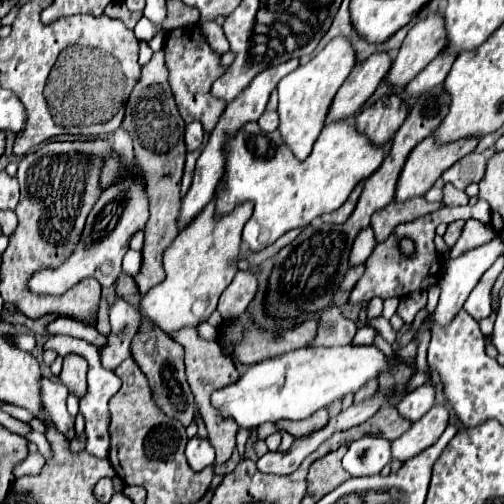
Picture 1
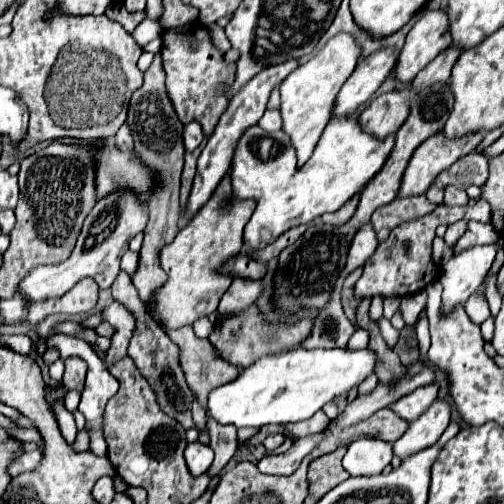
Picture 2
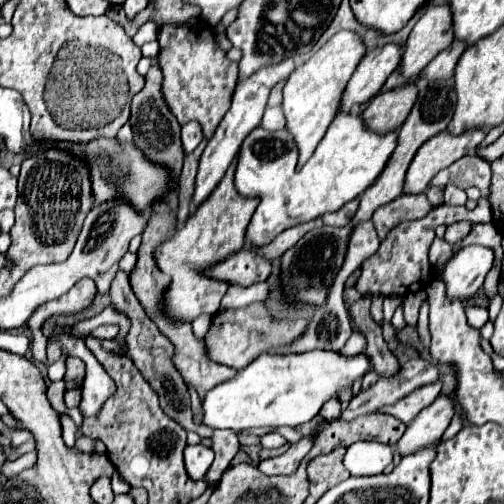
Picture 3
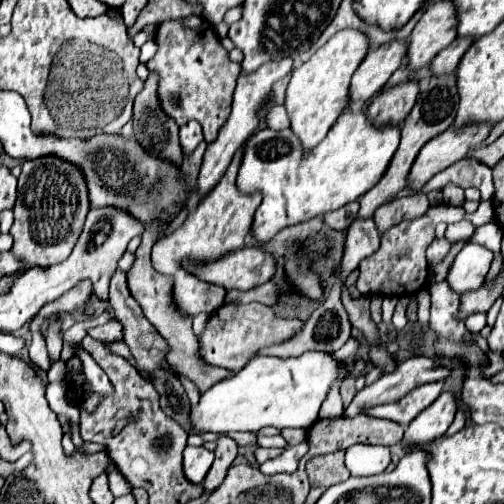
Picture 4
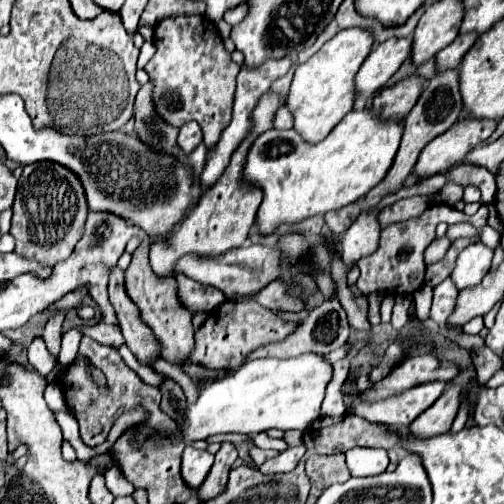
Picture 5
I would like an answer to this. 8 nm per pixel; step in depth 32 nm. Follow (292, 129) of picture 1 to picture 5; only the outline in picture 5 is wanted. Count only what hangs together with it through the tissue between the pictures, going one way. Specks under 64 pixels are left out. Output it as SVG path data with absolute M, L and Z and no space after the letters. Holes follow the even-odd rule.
M364 28L340 30L332 40L328 40L320 52L316 52L308 62L300 64L290 92L288 92L288 110L294 116L294 130L310 144L324 140L334 126L352 110L356 98L354 76L360 70L362 62L370 54L374 44L372 32Z

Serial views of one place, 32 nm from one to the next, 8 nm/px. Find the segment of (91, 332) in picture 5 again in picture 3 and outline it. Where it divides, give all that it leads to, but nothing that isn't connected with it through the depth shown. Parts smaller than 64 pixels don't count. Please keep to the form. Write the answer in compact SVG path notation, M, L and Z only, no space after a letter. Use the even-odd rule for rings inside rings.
M104 324L104 326L98 326L94 332L92 332L92 336L94 338L100 338L100 340L114 340L114 336L118 336L118 332L120 332L120 326L112 326L112 324Z

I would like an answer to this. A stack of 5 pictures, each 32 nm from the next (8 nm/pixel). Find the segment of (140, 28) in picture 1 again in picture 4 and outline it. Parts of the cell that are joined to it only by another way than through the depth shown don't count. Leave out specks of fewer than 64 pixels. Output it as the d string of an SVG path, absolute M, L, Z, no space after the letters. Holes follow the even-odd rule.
M146 25L140 32L138 32L132 39L134 41L134 44L141 48L141 46L147 42L154 40L155 38L155 25Z

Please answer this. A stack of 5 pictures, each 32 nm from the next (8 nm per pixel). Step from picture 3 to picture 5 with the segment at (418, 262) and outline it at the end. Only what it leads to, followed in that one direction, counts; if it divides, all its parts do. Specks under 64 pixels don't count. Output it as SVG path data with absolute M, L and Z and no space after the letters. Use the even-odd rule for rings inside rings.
M434 202L420 216L382 228L380 240L378 240L378 250L356 262L356 266L362 272L356 282L358 290L364 296L372 294L372 292L380 292L380 294L412 294L412 292L416 292L424 284L424 272L426 272L424 250L436 238L436 226L440 222L446 222L446 224L470 222L474 228L482 228L486 224L486 218L488 218L486 208L482 208L474 216L466 216L448 204Z

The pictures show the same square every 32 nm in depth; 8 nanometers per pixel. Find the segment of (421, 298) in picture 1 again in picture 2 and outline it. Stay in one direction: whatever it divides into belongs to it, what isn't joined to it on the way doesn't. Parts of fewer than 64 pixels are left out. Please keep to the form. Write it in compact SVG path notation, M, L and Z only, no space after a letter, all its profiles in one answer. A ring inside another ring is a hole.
M424 289L402 297L399 311L401 312L406 325L415 325L419 314L426 306L426 303L427 293Z

